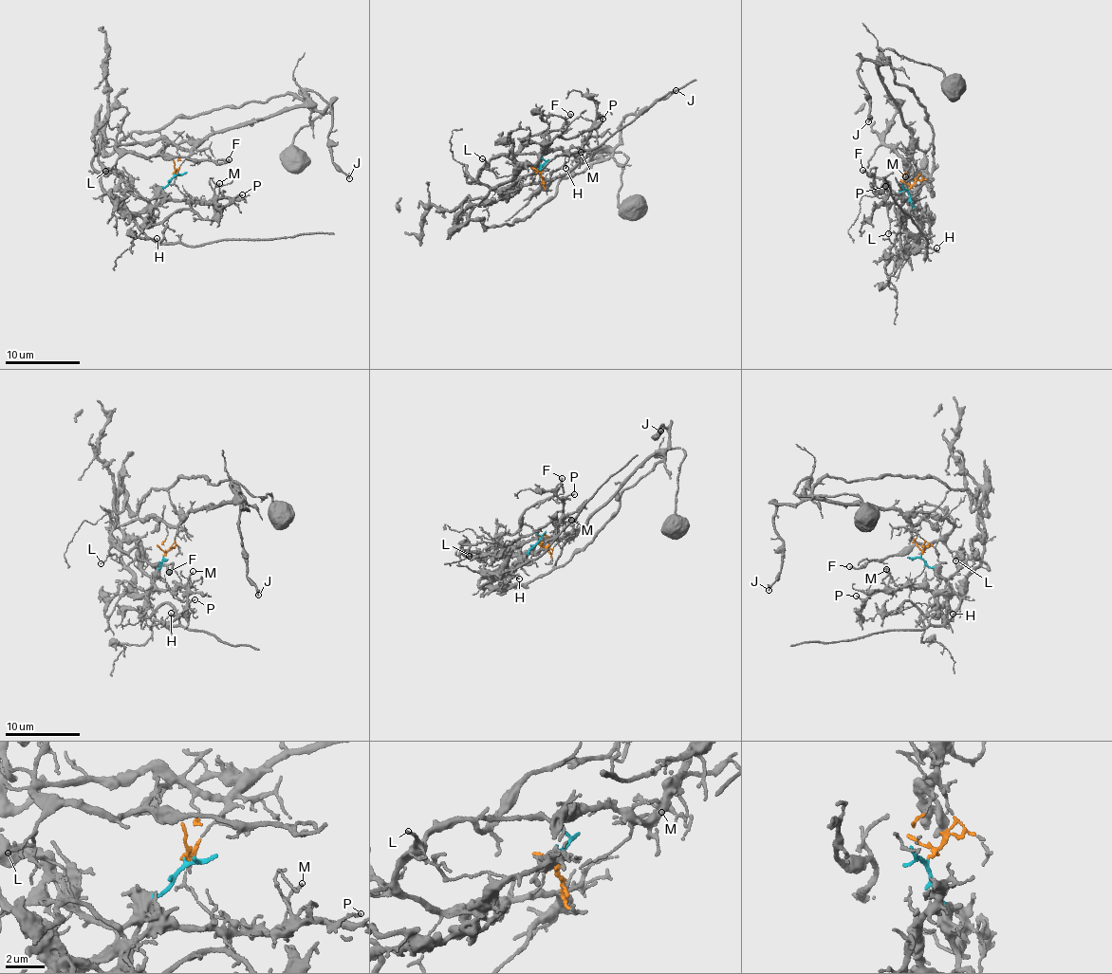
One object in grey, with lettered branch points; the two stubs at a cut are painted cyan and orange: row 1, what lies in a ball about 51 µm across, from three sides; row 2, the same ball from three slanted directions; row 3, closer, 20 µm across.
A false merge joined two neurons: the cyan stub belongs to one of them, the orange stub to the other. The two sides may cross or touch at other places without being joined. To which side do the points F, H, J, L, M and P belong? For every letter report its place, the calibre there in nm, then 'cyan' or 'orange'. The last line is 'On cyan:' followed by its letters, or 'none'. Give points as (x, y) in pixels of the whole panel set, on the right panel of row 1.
F: at (862, 170); 180 nm thick; orange
H: at (936, 248); 130 nm thick; cyan
J: at (868, 121); 240 nm thick; orange
L: at (888, 233); 110 nm thick; orange
M: at (905, 176); 150 nm thick; cyan
P: at (885, 186); 150 nm thick; cyan
On cyan: H, M, P

